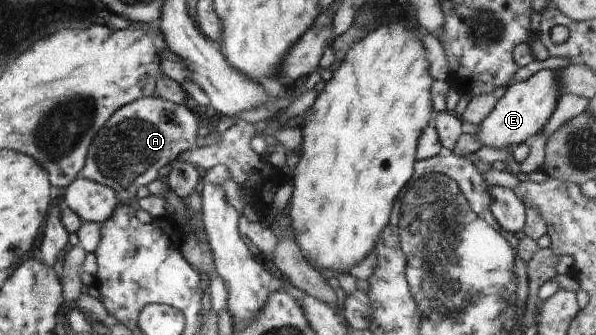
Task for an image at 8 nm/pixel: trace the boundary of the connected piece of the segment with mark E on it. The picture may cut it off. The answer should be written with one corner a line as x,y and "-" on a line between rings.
541,69
526,81
509,85
505,95
479,125
479,130
475,133
479,144
497,150
509,150
509,144
528,142
530,138
541,133
561,96
560,85
552,73
549,69

